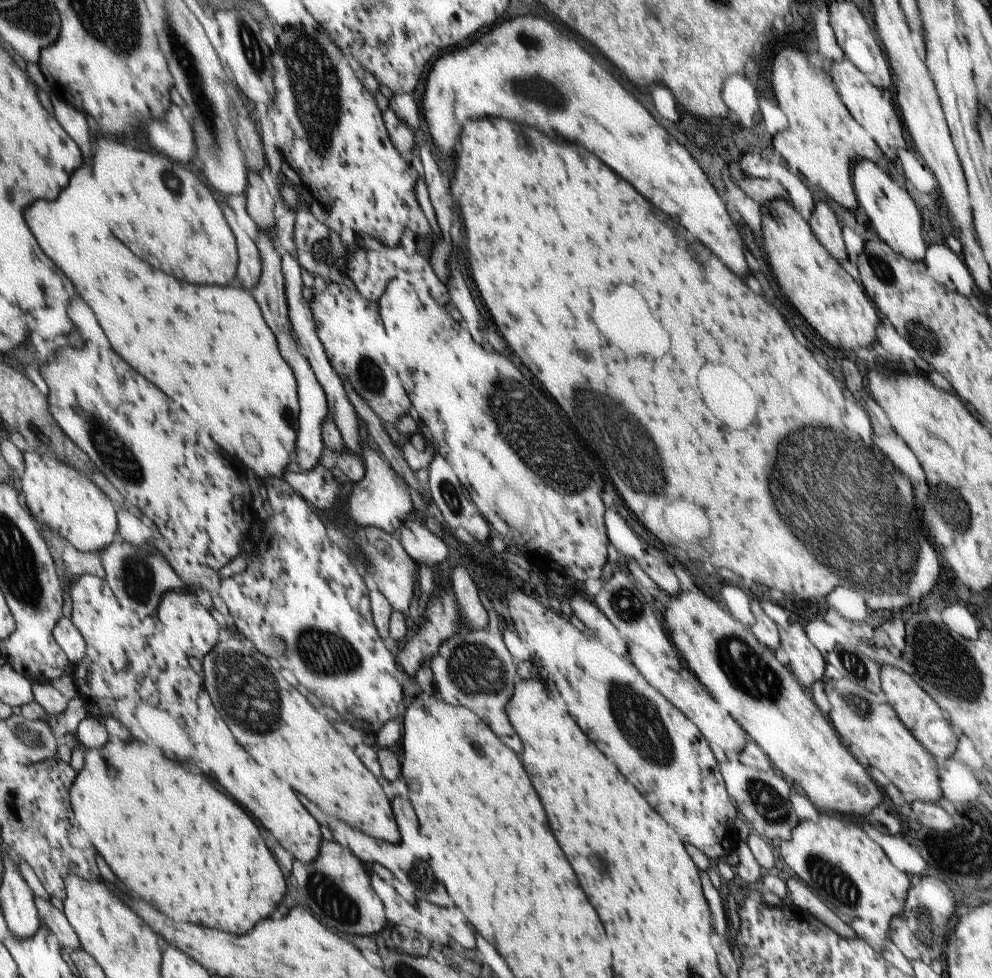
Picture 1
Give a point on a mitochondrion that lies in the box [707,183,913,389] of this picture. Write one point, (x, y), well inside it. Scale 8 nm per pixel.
(877, 268)

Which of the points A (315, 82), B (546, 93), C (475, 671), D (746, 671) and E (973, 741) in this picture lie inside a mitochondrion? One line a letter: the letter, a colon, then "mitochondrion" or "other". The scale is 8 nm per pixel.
A: mitochondrion
B: mitochondrion
C: mitochondrion
D: mitochondrion
E: other

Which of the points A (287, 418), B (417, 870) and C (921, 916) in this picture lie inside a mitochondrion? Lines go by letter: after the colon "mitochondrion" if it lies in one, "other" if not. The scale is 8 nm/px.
A: mitochondrion
B: mitochondrion
C: mitochondrion

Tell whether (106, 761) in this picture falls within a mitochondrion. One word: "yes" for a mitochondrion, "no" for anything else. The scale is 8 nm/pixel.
yes

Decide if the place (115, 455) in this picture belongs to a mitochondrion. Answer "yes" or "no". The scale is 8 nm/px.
yes

